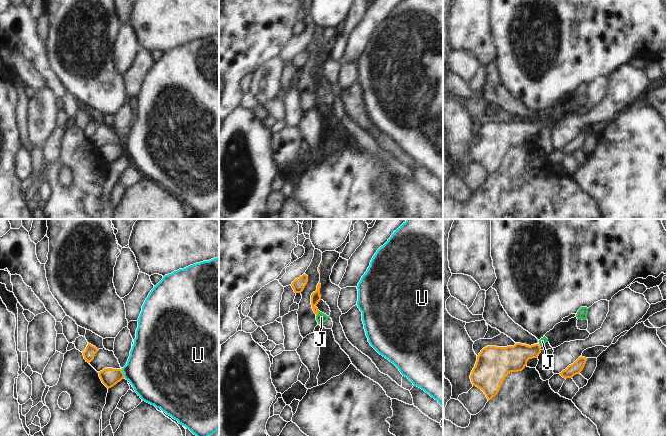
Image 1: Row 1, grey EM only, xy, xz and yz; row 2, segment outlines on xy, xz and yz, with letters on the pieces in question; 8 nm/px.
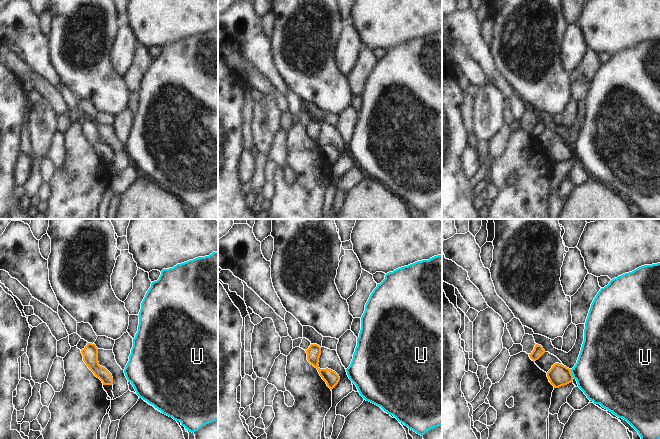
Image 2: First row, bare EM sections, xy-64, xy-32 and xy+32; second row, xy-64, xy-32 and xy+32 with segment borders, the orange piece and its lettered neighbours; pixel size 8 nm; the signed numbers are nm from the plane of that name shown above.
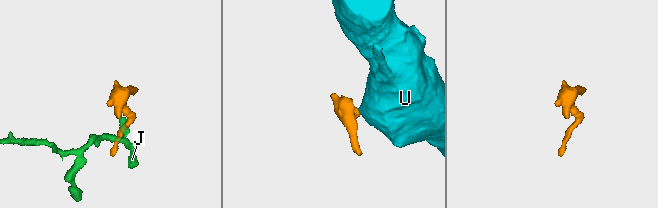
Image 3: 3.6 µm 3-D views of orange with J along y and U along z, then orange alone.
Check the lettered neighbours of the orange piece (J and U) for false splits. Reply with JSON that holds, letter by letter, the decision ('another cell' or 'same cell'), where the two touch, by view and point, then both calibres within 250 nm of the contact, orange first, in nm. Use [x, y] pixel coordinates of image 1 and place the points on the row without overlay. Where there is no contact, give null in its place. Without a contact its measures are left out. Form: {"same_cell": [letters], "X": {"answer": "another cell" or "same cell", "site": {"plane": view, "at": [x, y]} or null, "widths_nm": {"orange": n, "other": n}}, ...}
{"same_cell": ["J"], "J": {"answer": "same cell", "site": {"plane": "xz", "at": [317, 90]}, "widths_nm": {"orange": 80, "other": 80}}, "U": {"answer": "another cell", "site": {"plane": "xy", "at": [123, 149]}, "widths_nm": {"orange": 140, "other": 440}}}

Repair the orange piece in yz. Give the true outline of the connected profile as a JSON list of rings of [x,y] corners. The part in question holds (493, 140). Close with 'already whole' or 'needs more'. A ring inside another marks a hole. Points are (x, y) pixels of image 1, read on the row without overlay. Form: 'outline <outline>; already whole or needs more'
outline [[[539,120],[514,122],[487,122],[477,132],[470,155],[473,162],[480,164],[488,177],[495,173],[510,148],[522,147],[527,137],[537,134],[541,129]]]; already whole

